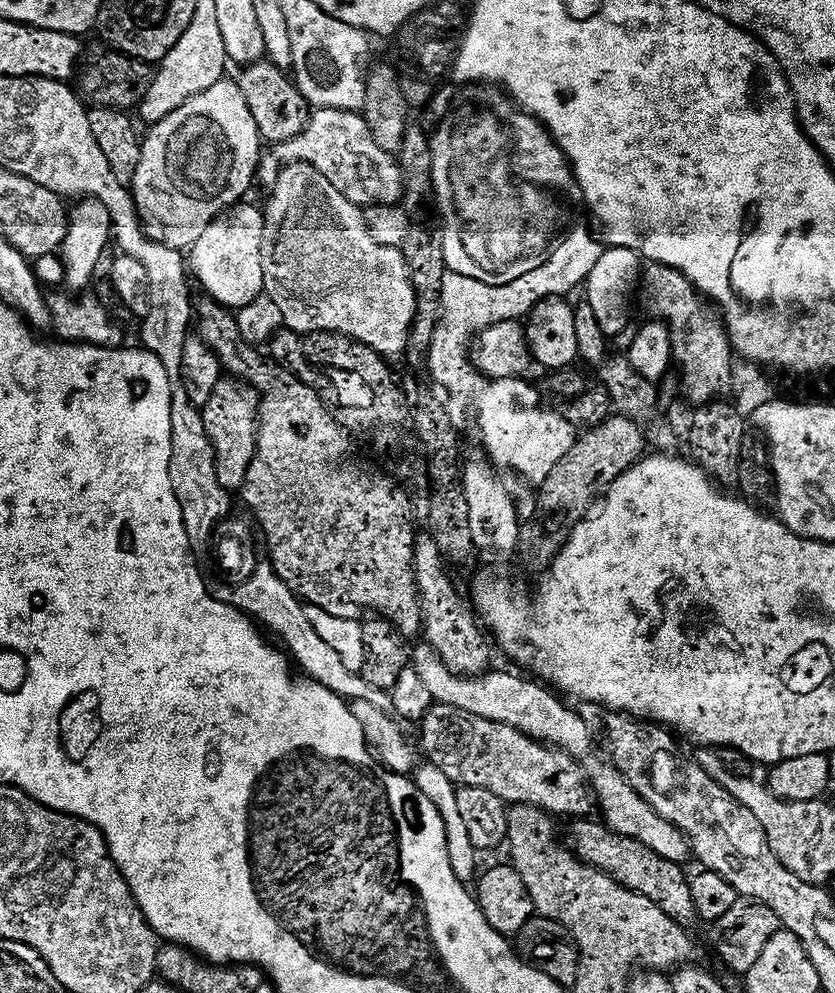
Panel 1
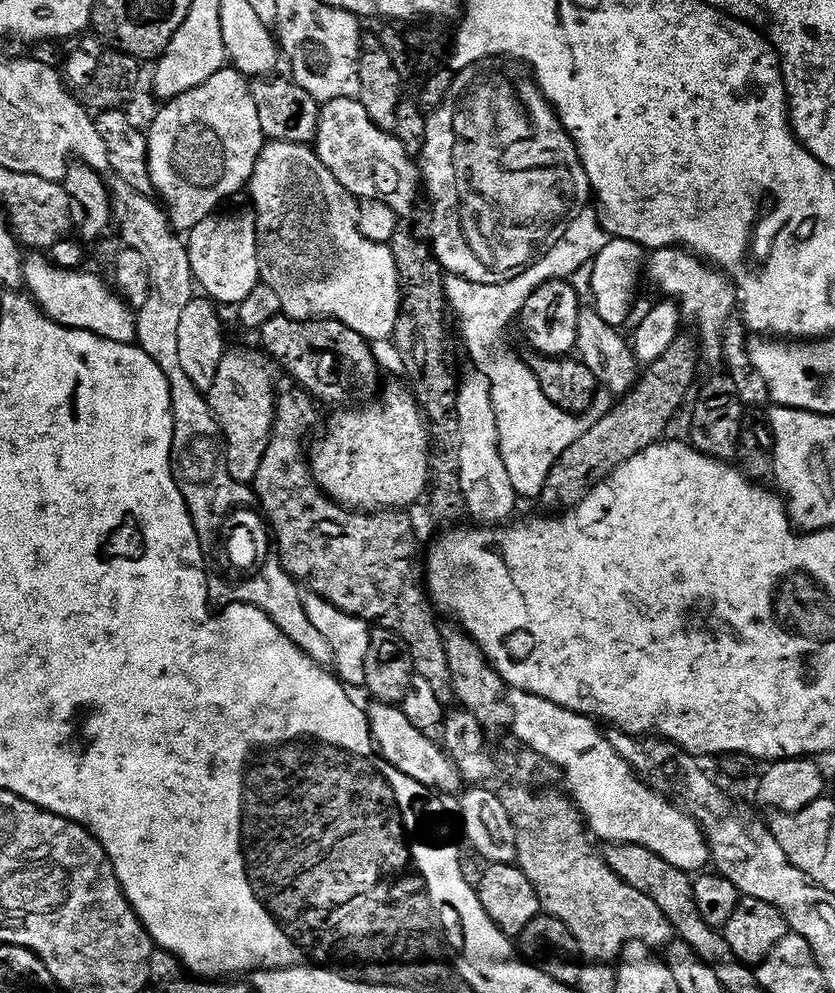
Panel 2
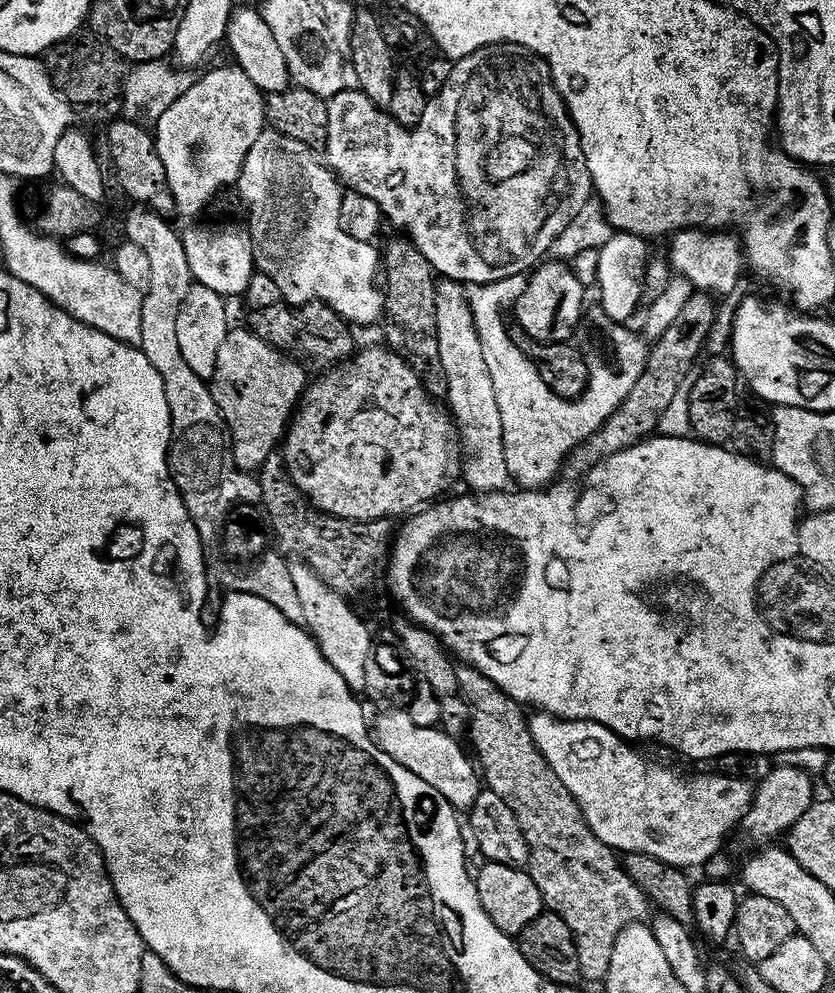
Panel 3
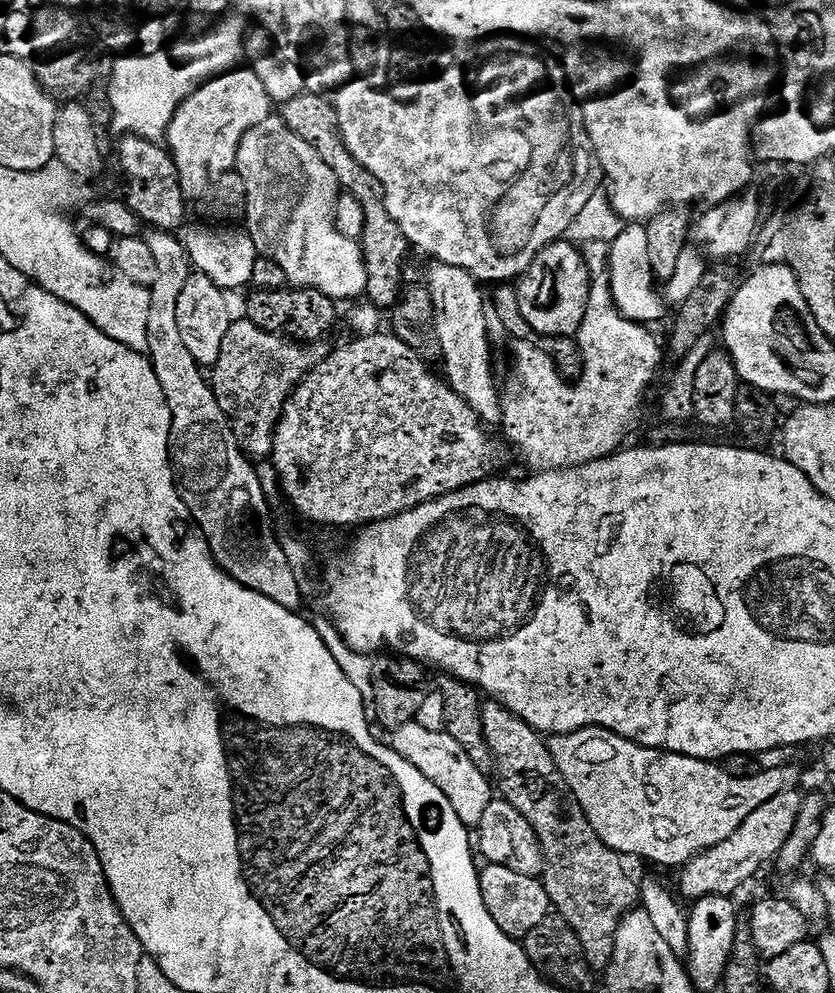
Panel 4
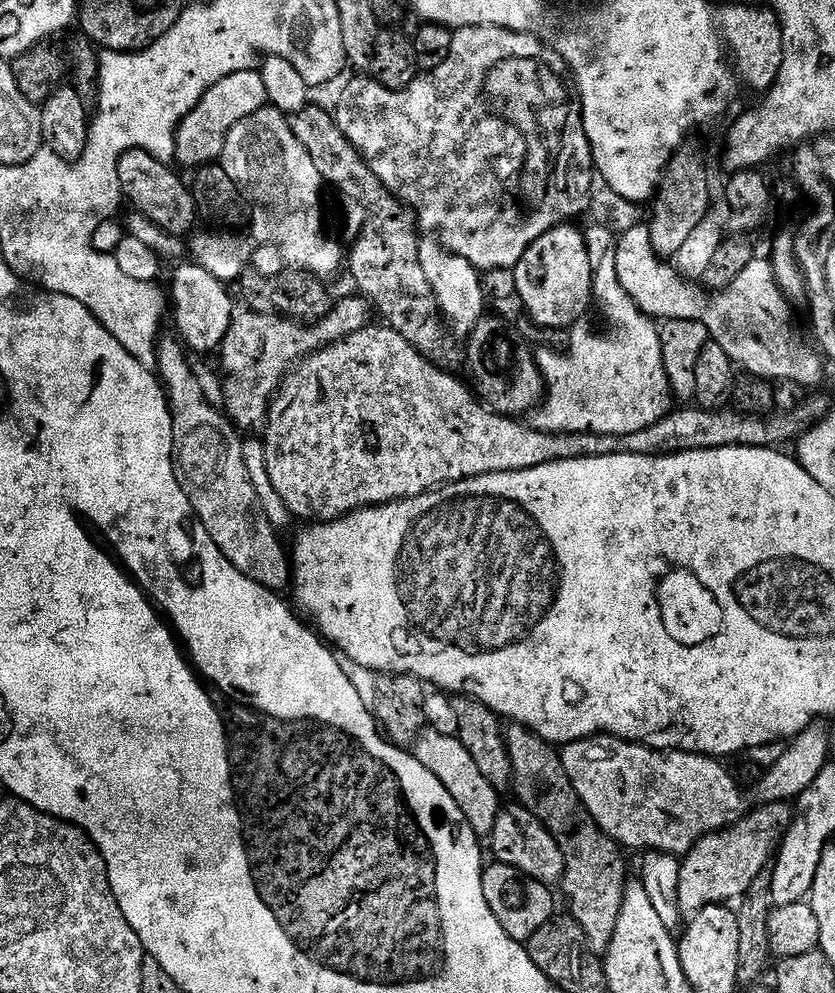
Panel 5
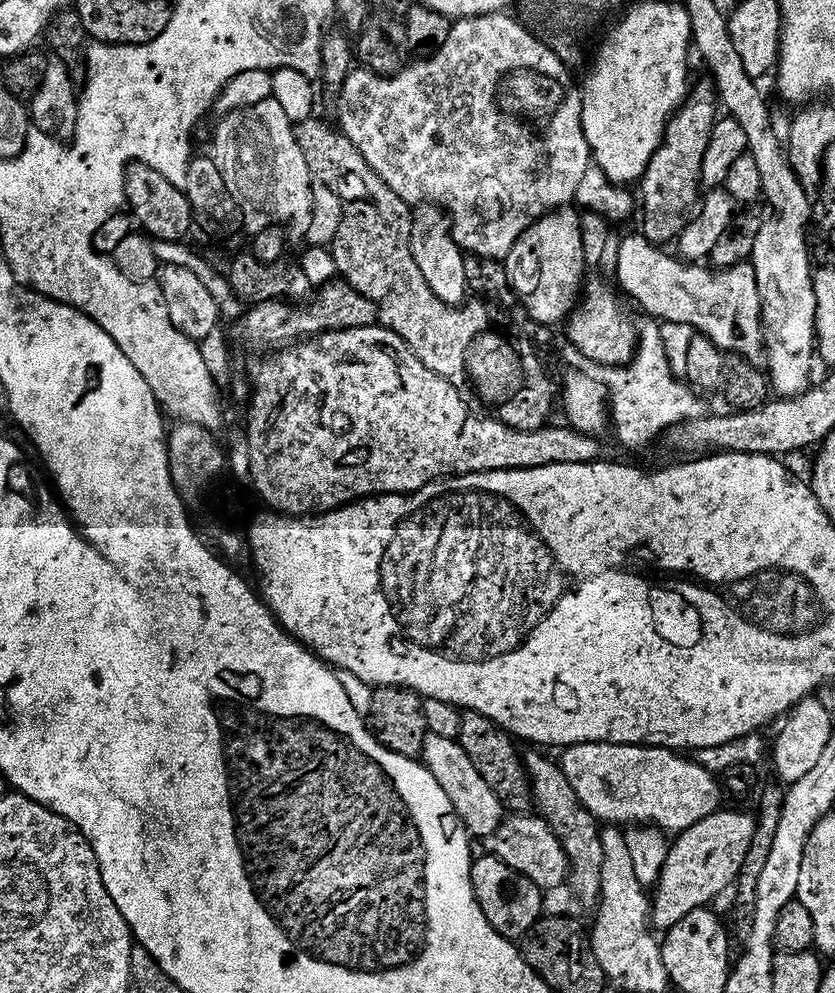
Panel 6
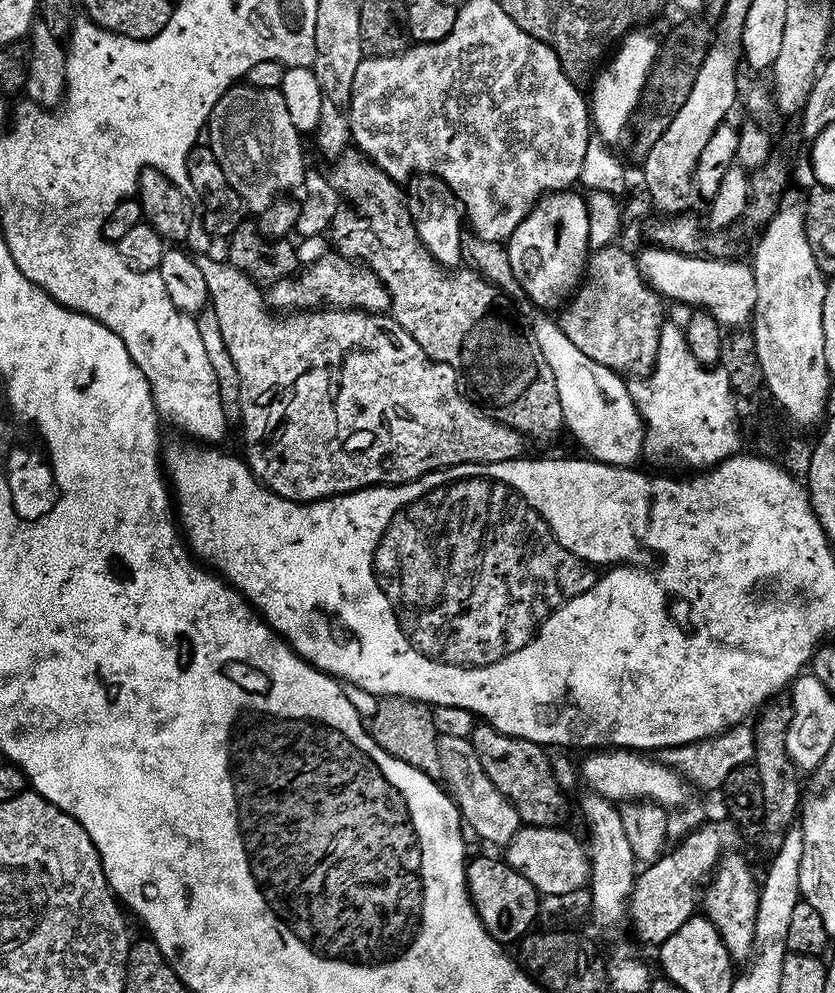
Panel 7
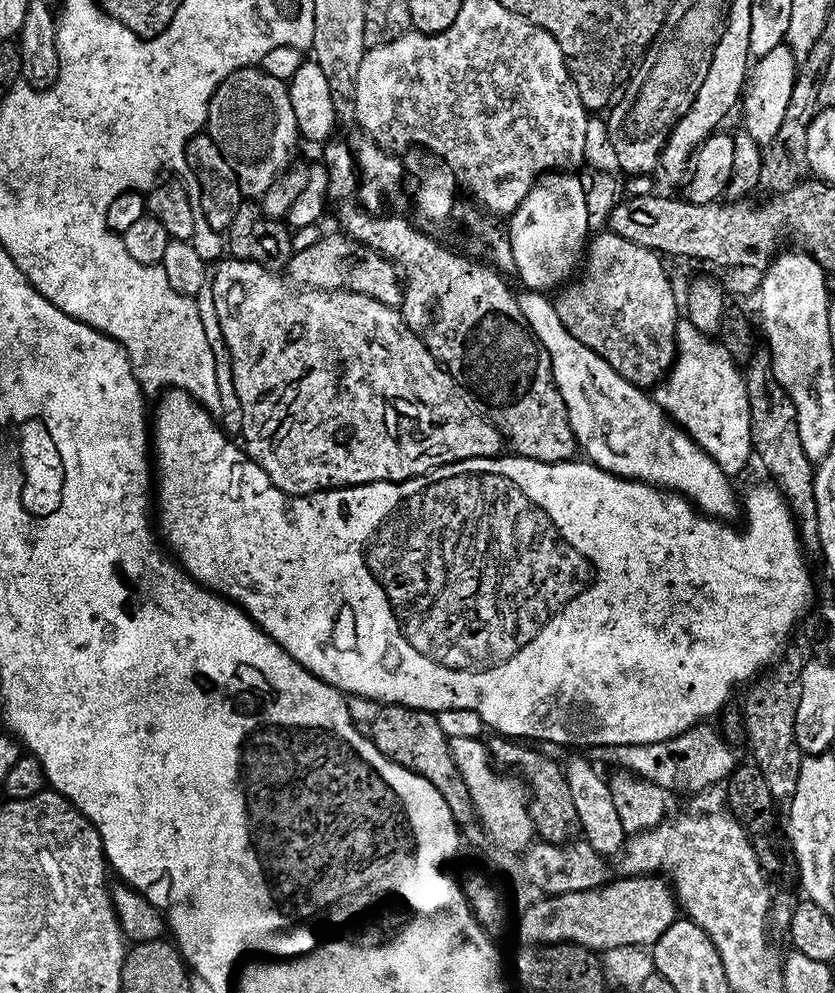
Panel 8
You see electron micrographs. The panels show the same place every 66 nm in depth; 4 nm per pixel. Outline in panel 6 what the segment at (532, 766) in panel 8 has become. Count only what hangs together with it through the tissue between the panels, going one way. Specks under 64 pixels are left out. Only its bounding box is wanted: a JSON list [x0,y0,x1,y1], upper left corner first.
[458,711,534,809]

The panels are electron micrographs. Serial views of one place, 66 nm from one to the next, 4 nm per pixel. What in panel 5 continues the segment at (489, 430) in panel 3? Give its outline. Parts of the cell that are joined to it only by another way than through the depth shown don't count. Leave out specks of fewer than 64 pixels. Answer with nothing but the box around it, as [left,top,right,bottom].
[419,240,486,340]

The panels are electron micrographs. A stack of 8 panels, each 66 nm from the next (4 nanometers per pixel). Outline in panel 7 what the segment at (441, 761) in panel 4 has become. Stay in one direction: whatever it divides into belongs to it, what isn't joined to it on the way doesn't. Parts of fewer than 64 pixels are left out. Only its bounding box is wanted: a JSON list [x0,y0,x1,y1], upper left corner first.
[439,736,522,845]

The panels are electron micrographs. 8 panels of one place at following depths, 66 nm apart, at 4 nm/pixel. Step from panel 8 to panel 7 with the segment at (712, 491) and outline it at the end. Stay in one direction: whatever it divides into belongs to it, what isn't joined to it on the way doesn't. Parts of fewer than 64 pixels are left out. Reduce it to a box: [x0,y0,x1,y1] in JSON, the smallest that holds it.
[534,319,646,468]

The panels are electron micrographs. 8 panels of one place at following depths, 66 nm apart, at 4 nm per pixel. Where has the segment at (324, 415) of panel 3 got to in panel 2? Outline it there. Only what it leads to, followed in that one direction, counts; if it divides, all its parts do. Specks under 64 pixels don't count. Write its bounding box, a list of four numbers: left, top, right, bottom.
[310,384,432,512]

